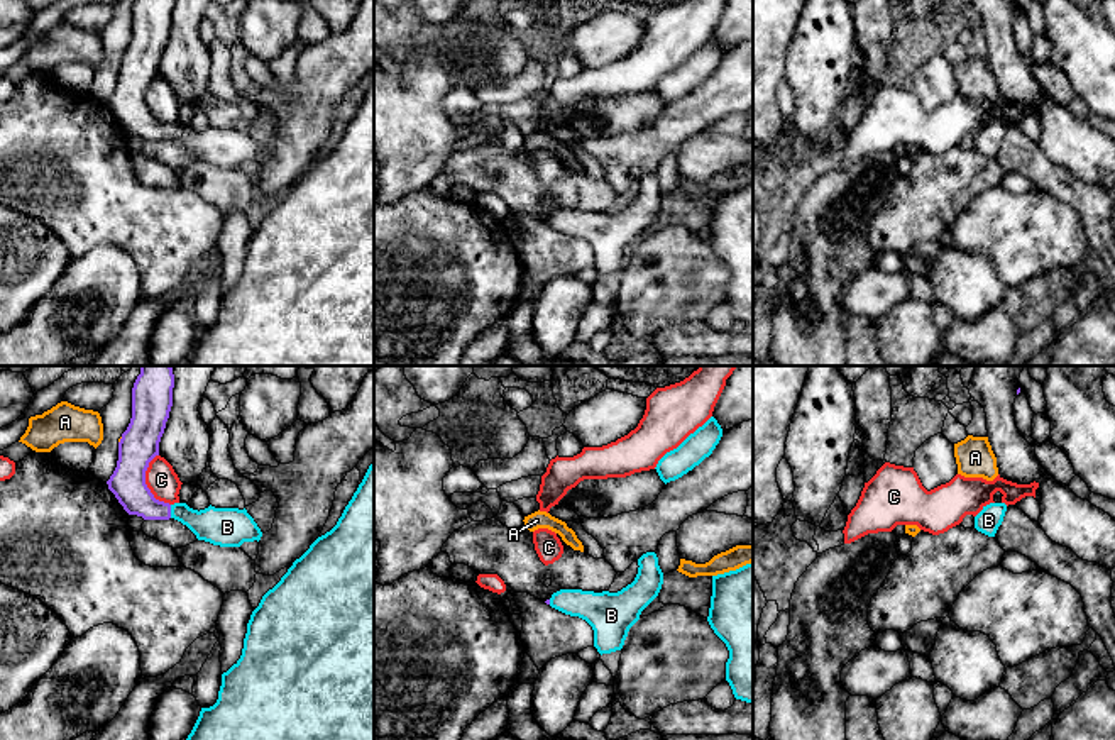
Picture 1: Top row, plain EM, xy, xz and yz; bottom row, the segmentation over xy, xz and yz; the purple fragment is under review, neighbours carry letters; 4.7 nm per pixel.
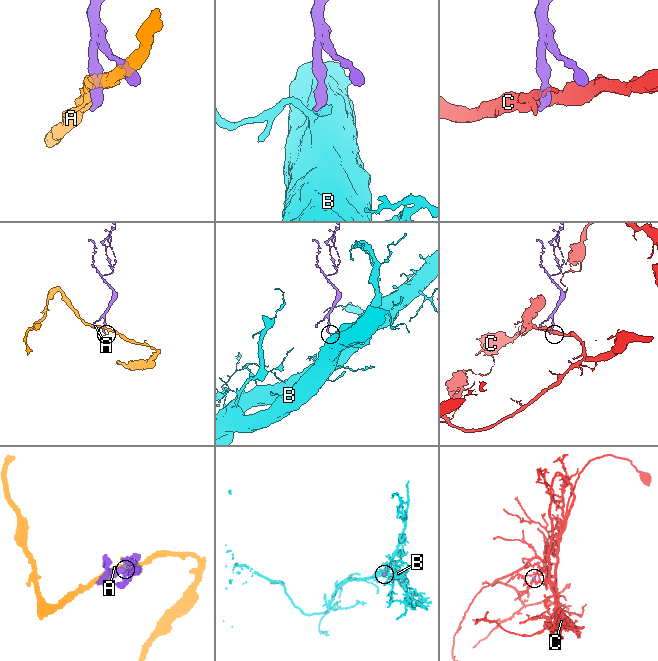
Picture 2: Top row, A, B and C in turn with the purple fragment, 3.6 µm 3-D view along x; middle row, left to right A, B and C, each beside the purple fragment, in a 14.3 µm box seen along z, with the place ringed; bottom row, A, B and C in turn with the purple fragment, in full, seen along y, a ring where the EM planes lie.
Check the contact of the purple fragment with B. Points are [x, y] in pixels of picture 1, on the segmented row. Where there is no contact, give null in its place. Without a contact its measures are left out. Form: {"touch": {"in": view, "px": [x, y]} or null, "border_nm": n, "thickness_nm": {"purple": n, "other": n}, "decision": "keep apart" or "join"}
{"touch": {"in": "xy", "px": [170, 512]}, "border_nm": 60, "thickness_nm": {"purple": 170, "other": 180}, "decision": "join"}

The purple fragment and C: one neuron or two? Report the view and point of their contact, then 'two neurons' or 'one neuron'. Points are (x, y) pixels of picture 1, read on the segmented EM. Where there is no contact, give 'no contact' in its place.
meets purple in xy at (144, 483); two neurons

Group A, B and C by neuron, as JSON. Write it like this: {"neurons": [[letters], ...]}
{"neurons": [["A"], ["B"], ["C"]]}

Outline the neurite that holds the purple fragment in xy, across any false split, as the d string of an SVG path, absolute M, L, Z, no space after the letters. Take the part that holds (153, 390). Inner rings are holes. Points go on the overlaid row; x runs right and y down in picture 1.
M140 366L132 388L132 418L118 442L118 461L107 481L108 489L129 515L144 520L174 518L186 525L198 540L220 547L240 547L261 540L262 532L239 508L193 510L186 503L164 503L146 484L149 462L159 456L159 442L173 406L174 374L171 366Z

